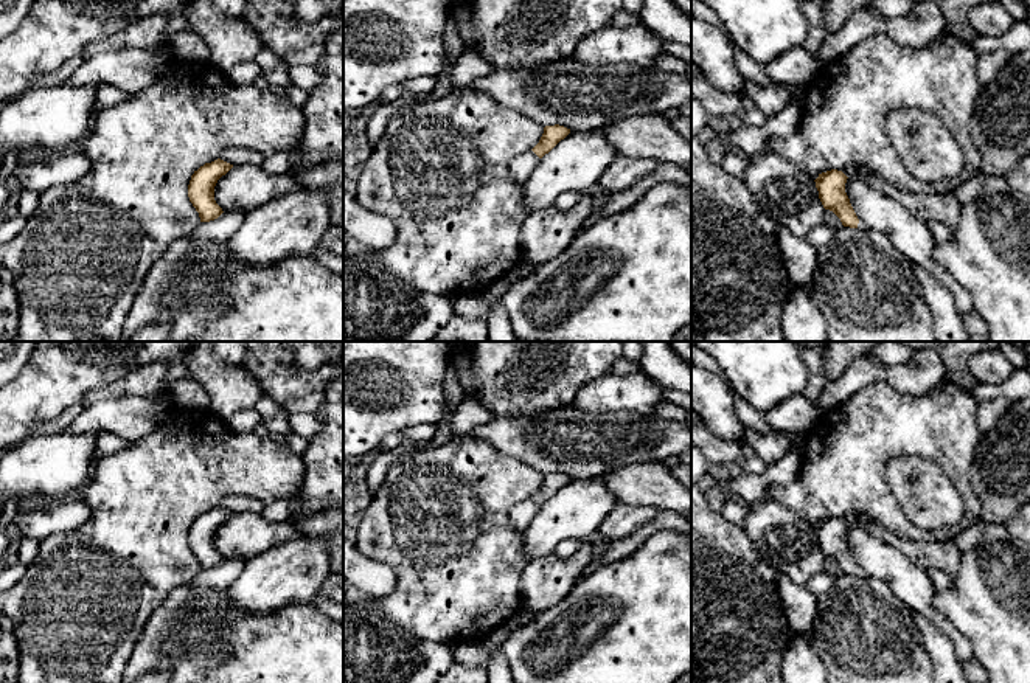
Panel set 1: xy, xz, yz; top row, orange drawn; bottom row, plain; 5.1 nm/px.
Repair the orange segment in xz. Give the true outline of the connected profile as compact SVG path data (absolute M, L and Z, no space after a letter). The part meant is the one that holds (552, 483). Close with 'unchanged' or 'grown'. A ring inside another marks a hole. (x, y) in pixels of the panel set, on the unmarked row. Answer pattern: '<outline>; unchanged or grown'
M555 472L555 473L545 473L544 481L539 487L539 491L531 497L522 501L520 504L516 504L510 511L510 518L513 526L524 532L528 525L533 522L536 514L539 512L541 506L548 501L561 487L564 487L570 481L570 477Z; grown

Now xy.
M217 506L205 511L191 523L188 545L199 560L200 570L214 568L224 560L214 548L214 534L231 515L233 512Z; unchanged

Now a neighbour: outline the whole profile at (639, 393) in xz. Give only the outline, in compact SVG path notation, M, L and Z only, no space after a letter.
M643 371L626 376L604 374L581 390L572 407L589 413L629 410L648 416L662 402L662 390Z

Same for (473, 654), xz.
M465 641L454 644L454 660L457 664L478 666L488 669L491 655L492 652L485 647L483 641Z

